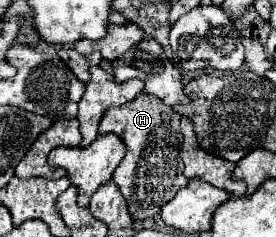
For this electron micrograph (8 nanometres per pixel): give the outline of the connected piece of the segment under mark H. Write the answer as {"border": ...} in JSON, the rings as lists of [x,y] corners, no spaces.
{"border":[[[140,93],[124,107],[112,107],[100,121],[100,133],[114,133],[126,145],[126,157],[114,171],[114,183],[128,203],[128,213],[134,221],[144,221],[160,213],[178,189],[188,185],[180,159],[180,115],[172,107],[164,107],[158,99]]]}

